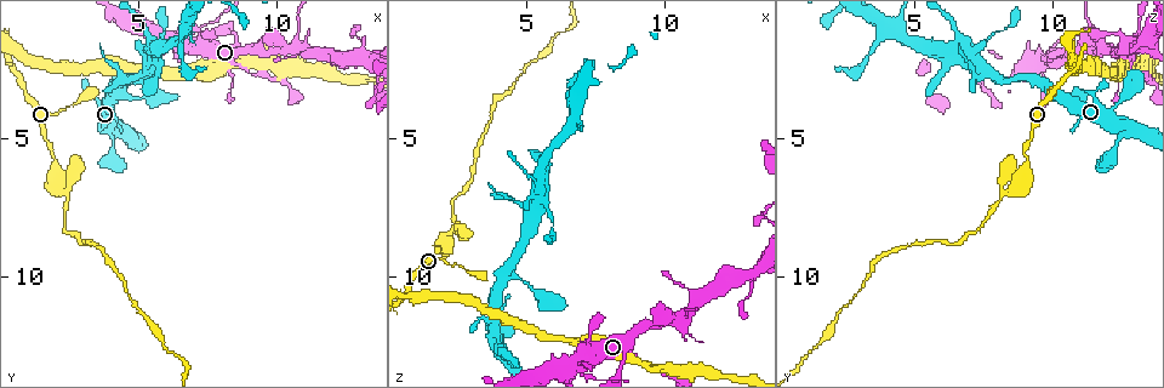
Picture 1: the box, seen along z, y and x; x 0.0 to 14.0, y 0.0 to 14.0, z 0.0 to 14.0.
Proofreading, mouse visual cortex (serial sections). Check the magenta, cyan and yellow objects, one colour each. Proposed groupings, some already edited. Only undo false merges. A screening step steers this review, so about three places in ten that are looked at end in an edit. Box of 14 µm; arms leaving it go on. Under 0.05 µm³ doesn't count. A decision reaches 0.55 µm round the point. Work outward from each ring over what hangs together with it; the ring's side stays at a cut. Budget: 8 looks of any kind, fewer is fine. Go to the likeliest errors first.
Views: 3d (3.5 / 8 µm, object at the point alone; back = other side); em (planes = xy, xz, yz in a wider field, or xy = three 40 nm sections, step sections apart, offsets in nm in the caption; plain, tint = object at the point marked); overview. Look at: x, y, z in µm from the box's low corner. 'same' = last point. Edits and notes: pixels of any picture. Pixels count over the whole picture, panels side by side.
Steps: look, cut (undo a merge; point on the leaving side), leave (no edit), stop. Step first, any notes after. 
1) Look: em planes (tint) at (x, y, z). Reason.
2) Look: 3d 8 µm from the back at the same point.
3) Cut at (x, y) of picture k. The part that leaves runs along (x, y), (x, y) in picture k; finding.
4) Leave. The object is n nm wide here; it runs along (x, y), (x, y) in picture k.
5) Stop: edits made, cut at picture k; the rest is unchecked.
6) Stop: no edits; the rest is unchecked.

Look: 3d 3.5 µm at (10.4, 1.8, 11.5). Two arms in line, one across.

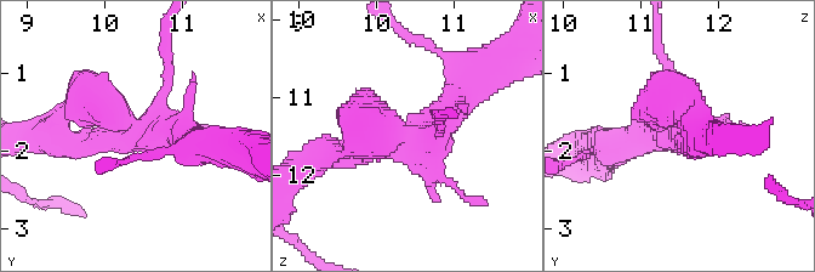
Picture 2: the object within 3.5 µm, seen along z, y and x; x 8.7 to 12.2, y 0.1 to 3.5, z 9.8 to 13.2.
Look: em xy step 1 (tint) at (10.45, 1.80, 11.55). Shape alone is not enough.

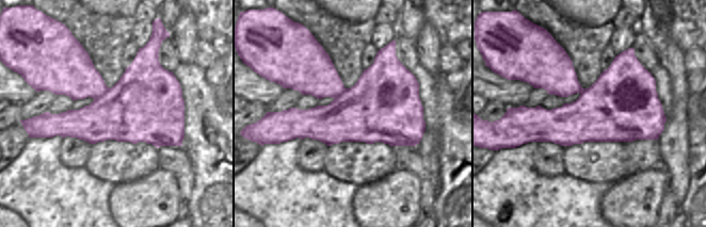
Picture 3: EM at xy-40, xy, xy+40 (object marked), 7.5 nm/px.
Leave. It runs along (332, 154), (425, 139), (466, 89) in picture 2; all the same cell.

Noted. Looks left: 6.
Look: 3d 3.5 µm at (5.5, 2.0, 6.9). Thin arm on a thick one.

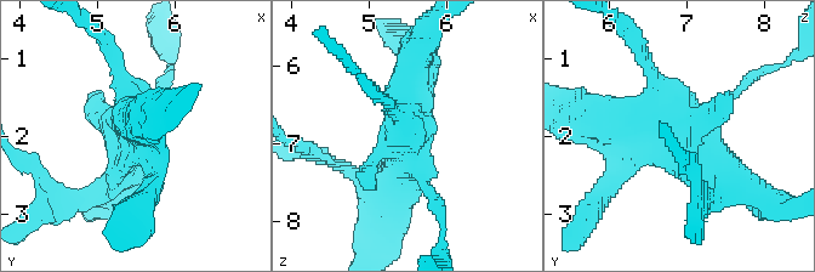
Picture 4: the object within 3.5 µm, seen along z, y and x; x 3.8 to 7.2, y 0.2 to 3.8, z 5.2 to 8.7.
Look: em xy step 3 (tint) at (5.55, 1.90, 6.90). Shape alone is not enough.

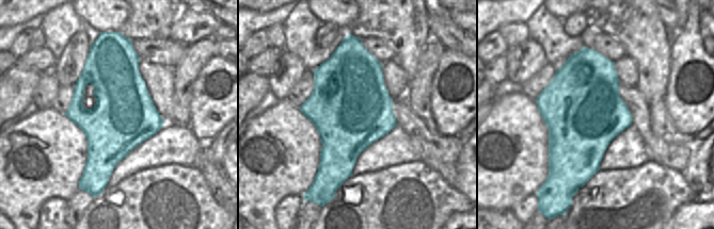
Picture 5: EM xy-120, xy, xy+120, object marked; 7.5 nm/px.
Leave. It runs along (741, 183), (682, 128), (602, 120) in picture 4; all the same cell.

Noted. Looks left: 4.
Look: 3d 8 µm at (6.6, 1.4, 4.7). Looks like a crossing.

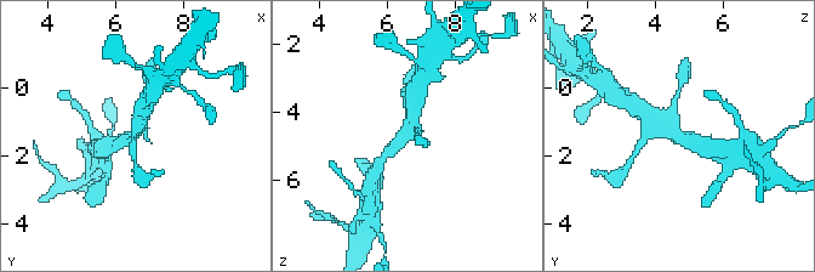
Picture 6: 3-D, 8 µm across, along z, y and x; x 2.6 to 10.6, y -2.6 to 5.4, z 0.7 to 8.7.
Look: 3d 3.5 µm at (6.6, 1.5, 4.6).

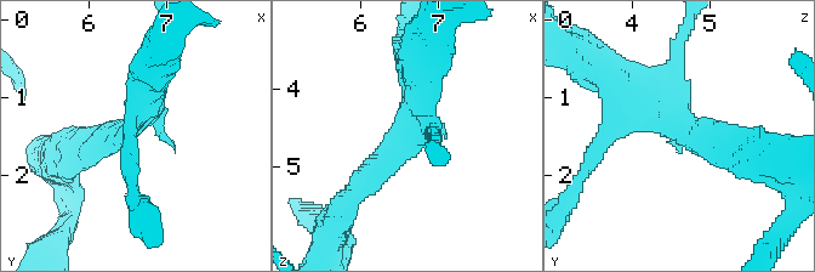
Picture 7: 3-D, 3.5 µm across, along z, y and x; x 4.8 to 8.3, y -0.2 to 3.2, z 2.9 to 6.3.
Look: em planes (tint) at (6.55, 1.40, 4.60).

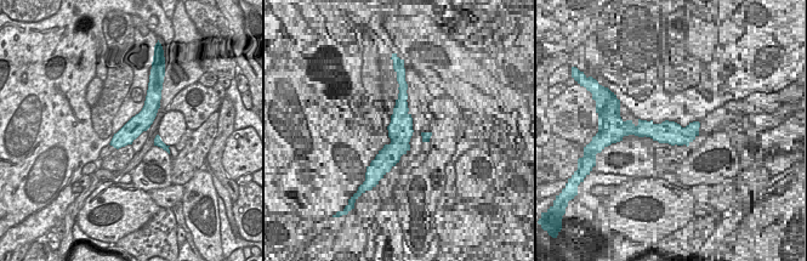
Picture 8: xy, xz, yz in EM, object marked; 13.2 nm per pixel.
Leave. It runs along (151, 102), (148, 113), (117, 145) in picture 8; one cell here.

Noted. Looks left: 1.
Stop: no edits; the rest is unchecked.

